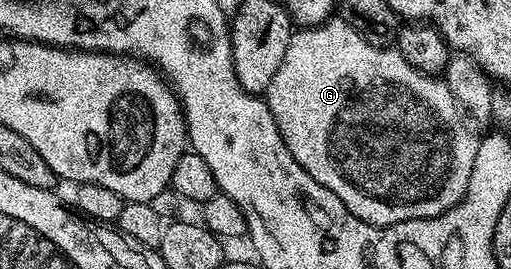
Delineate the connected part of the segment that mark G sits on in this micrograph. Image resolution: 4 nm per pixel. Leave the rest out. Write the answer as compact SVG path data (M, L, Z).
M340 18L294 31L263 99L295 162L363 222L388 226L431 218L454 208L465 196L478 137L444 79L407 66L396 47L376 48Z

